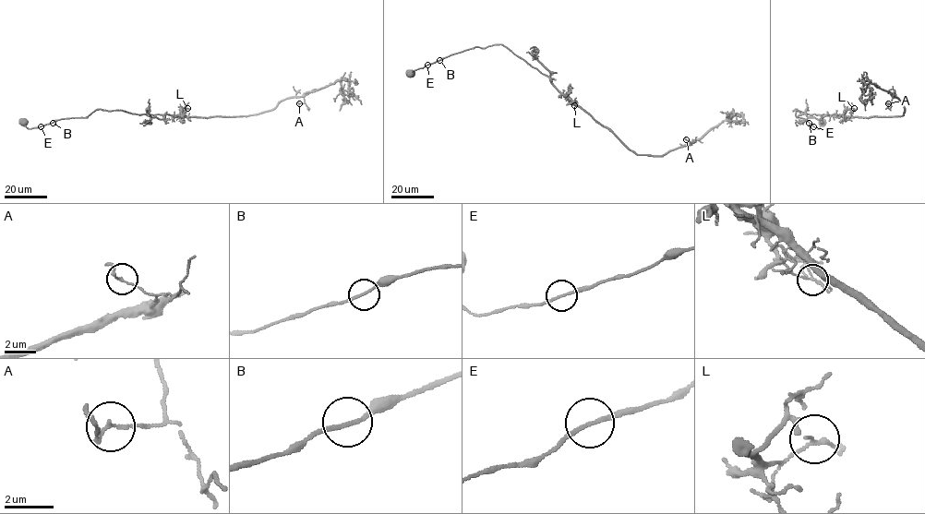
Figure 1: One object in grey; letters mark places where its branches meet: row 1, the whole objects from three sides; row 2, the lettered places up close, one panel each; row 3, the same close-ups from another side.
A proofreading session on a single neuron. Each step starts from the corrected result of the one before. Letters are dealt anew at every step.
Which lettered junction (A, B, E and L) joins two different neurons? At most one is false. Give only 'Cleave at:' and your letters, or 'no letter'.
Cleave at: no letter

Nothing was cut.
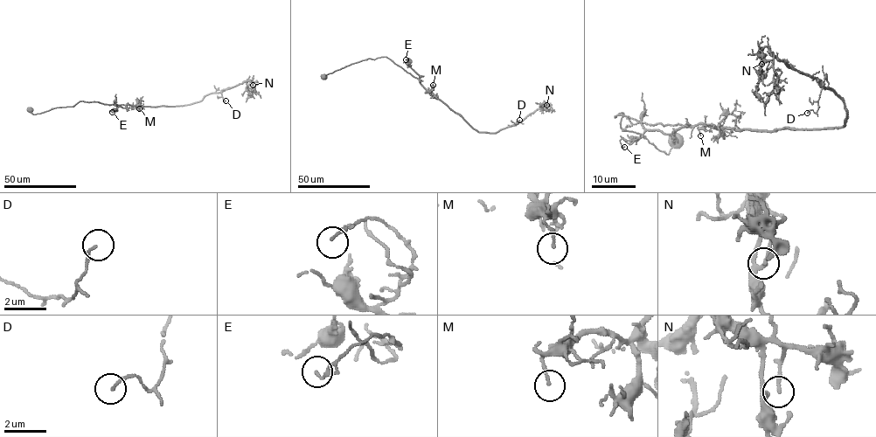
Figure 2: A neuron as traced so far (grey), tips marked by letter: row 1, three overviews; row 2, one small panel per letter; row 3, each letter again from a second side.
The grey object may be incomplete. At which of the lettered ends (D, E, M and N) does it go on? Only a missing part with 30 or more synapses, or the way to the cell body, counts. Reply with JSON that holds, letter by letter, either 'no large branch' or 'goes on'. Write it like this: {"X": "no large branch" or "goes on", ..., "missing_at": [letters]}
{"D": "no large branch", "E": "no large branch", "M": "no large branch", "N": "no large branch", "missing_at": []}

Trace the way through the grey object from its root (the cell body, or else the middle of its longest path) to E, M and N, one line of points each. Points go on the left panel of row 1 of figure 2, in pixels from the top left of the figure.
E: (31, 110), (39, 114), (73, 107), (82, 100), (125, 106), (117, 107), (112, 112)
M: (31, 110), (33, 114), (39, 114), (54, 107), (73, 107), (82, 100), (137, 105), (139, 108)
N: (31, 110), (39, 114), (73, 107), (82, 100), (184, 106), (247, 79), (253, 85)

